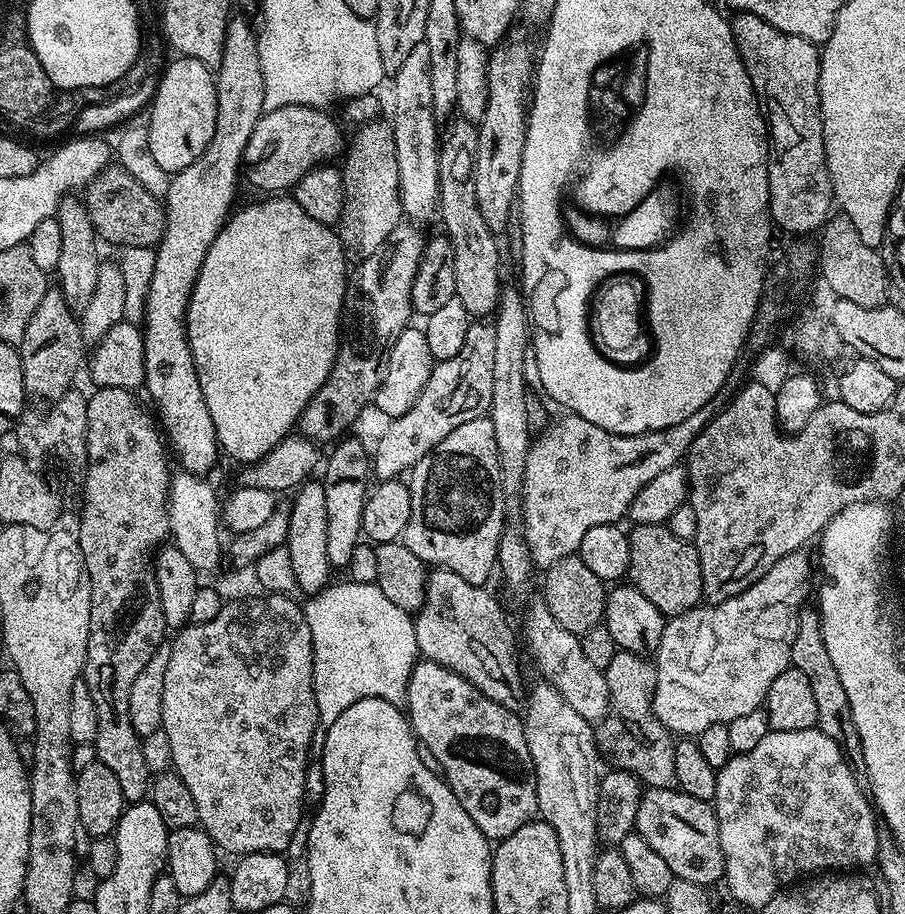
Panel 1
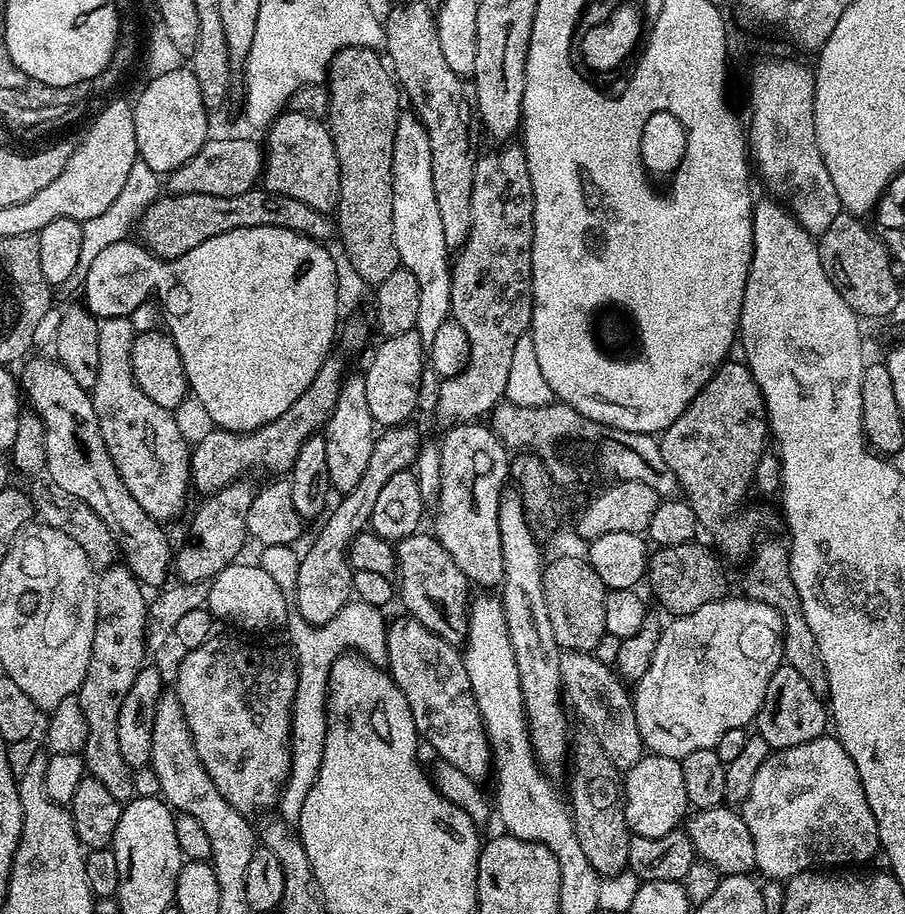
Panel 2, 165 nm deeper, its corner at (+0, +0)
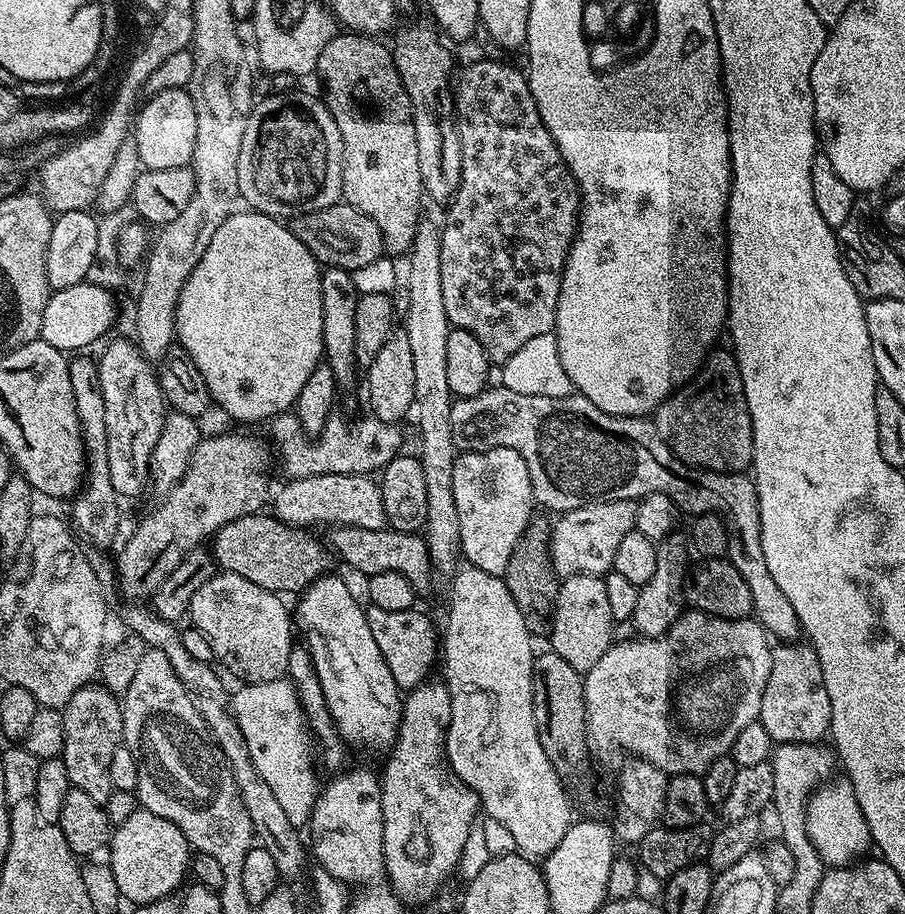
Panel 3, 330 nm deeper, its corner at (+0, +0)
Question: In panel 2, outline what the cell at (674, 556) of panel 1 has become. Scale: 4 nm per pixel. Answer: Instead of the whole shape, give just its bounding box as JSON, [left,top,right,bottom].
[646,542,728,617]

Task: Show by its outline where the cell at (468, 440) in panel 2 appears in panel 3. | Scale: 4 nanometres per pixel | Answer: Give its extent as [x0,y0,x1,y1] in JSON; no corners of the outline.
[454,450,534,576]

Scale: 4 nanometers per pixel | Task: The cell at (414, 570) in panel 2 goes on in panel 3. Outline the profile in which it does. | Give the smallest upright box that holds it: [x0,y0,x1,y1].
[327,524,434,590]

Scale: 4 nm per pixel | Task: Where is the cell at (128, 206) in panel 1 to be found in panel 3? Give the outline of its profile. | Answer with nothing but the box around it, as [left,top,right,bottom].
[290,202,385,273]

